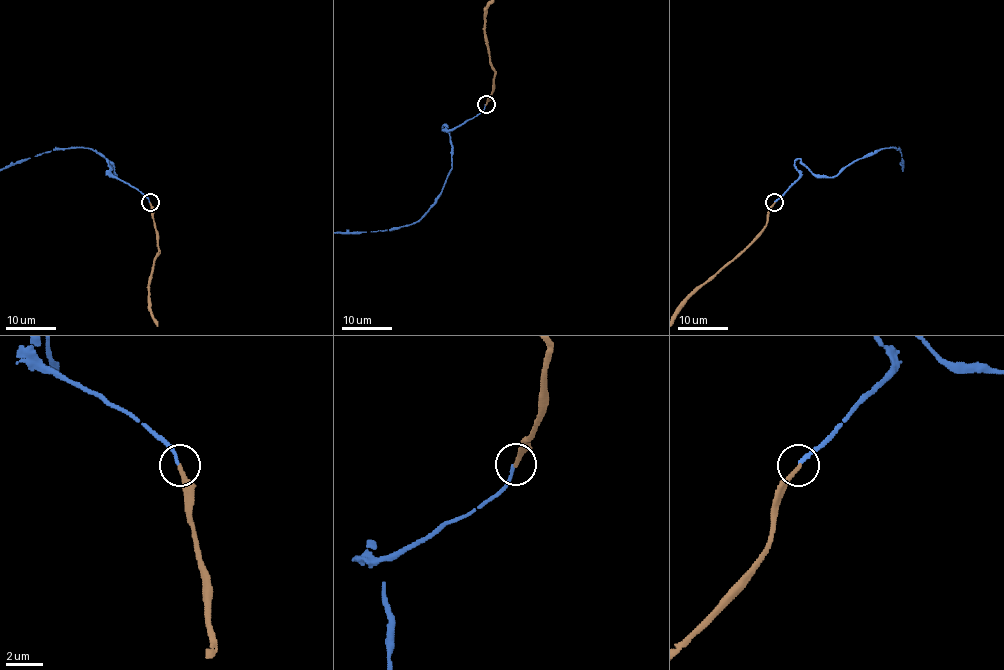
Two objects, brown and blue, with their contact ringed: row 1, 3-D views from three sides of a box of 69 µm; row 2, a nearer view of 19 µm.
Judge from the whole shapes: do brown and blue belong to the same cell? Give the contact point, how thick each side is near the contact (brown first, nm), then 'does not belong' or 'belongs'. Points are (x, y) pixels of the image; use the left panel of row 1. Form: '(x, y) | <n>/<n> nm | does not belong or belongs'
(150, 202) | 240/170 nm | does not belong

